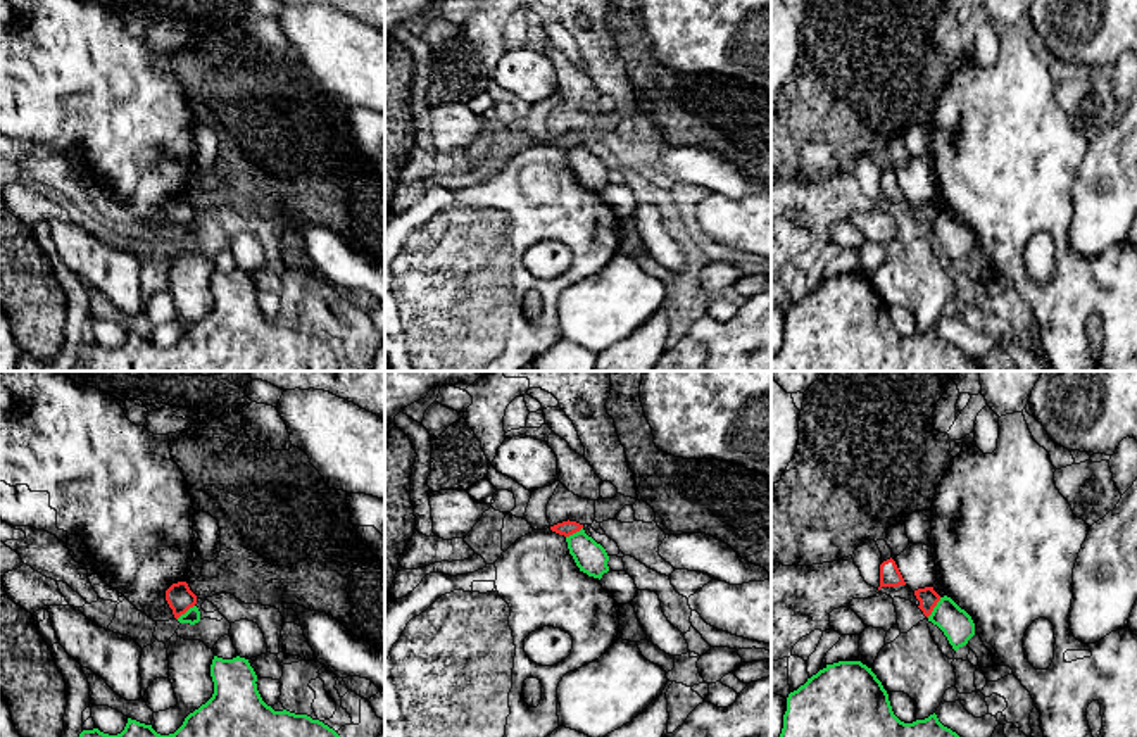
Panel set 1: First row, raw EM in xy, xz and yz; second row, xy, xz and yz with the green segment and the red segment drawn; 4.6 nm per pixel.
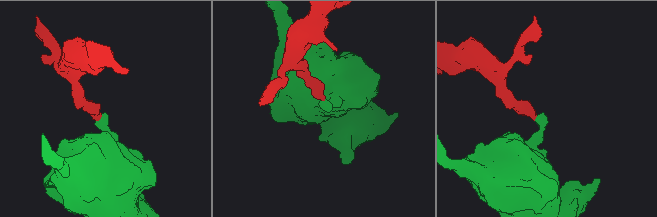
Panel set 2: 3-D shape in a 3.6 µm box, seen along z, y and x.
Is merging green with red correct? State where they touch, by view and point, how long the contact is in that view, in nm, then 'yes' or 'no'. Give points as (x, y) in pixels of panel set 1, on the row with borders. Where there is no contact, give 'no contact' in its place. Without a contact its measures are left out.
meets green in yz at (934, 608); contact 120 nm long; no

